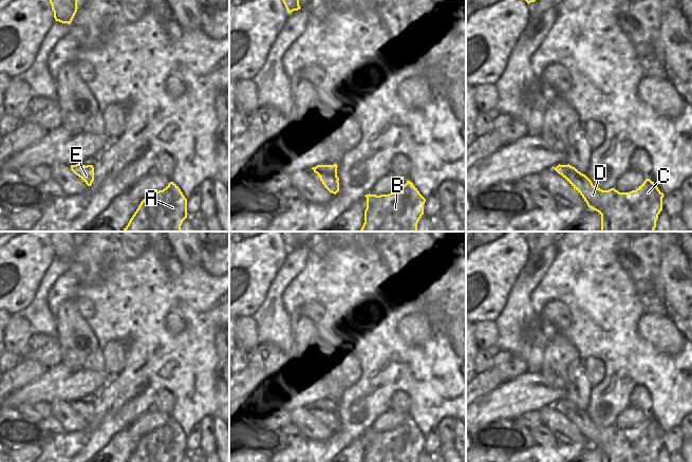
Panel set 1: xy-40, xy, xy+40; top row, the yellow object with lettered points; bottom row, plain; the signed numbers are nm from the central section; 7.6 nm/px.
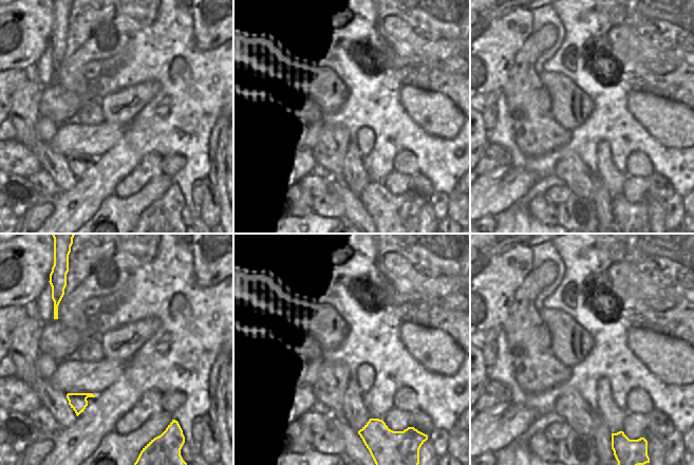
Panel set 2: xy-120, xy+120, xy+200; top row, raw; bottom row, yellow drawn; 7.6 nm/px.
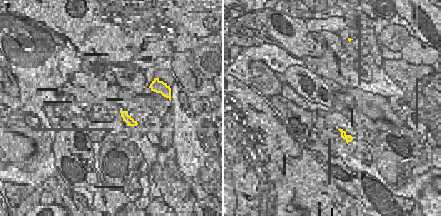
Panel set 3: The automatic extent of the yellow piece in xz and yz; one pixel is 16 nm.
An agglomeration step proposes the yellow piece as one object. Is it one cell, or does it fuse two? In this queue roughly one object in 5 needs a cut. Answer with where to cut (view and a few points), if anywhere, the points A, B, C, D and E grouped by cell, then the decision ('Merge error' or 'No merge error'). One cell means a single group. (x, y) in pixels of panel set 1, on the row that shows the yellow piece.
No split. Groups: A B C D E. No merge error.

